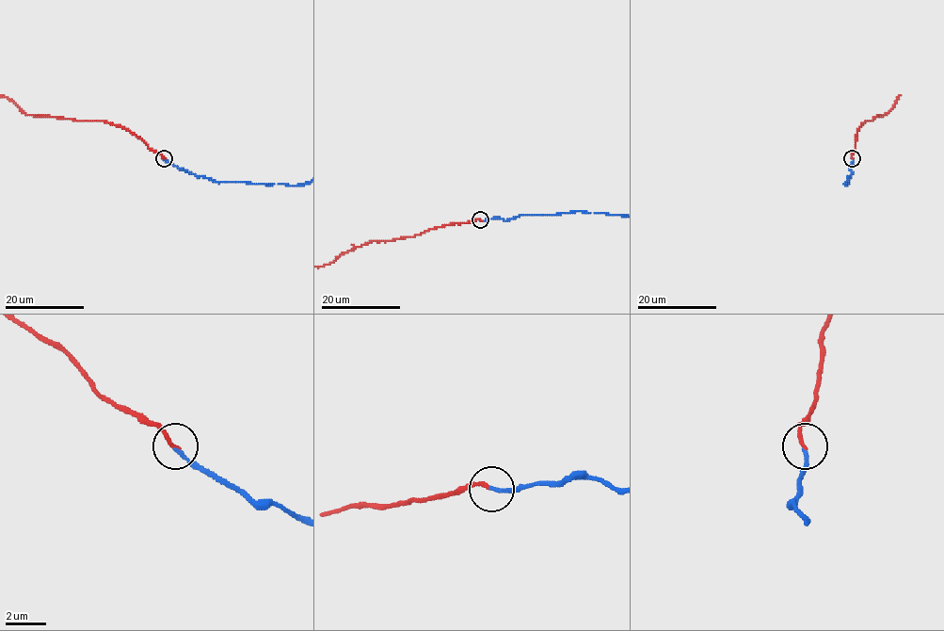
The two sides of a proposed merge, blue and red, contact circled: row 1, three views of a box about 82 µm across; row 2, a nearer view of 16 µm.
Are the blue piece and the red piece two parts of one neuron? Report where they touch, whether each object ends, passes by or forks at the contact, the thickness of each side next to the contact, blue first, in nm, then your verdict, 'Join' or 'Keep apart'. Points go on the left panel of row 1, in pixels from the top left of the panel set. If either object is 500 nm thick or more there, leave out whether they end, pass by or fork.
Place: (164, 158). At the ring blue ends. At the ring red ends. Thickness 180 nm (blue) against 190 nm. Join

